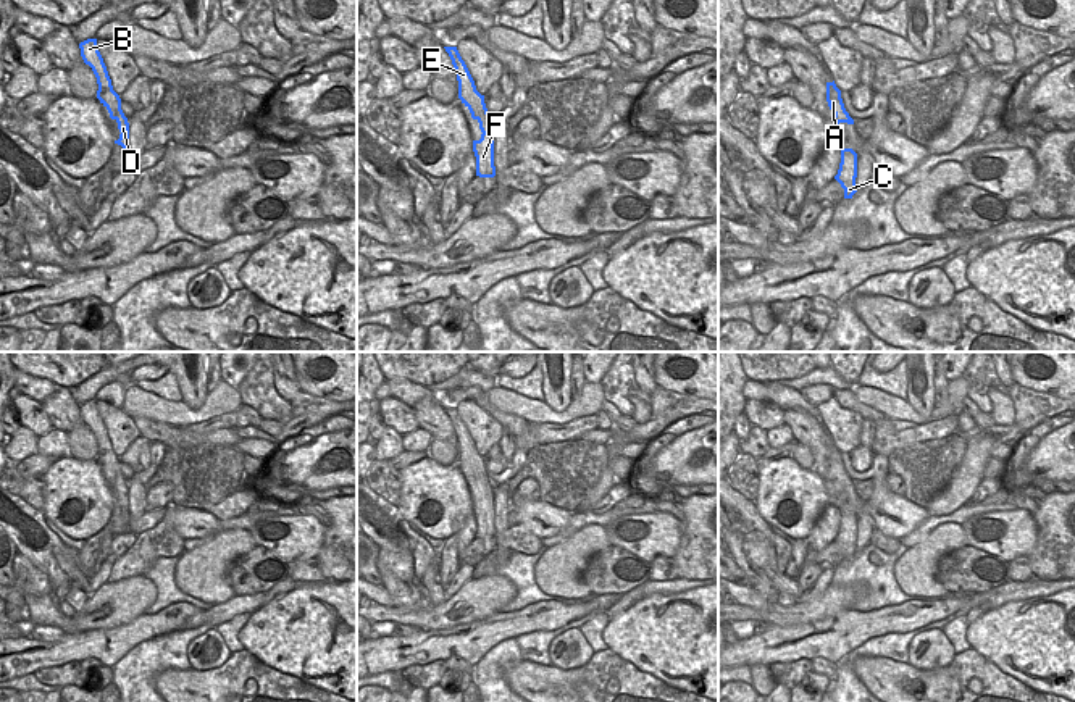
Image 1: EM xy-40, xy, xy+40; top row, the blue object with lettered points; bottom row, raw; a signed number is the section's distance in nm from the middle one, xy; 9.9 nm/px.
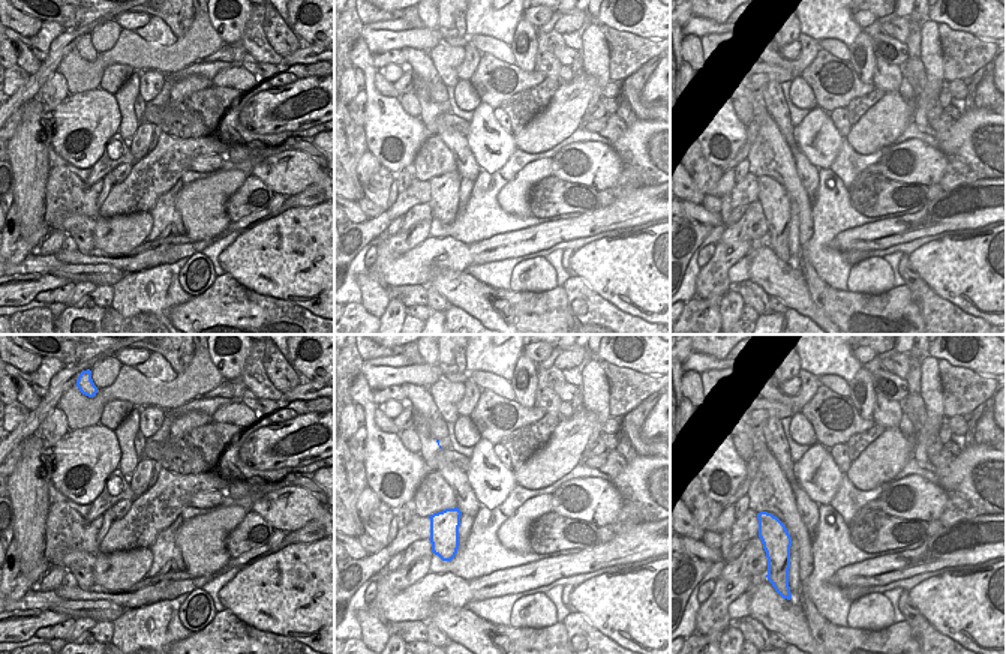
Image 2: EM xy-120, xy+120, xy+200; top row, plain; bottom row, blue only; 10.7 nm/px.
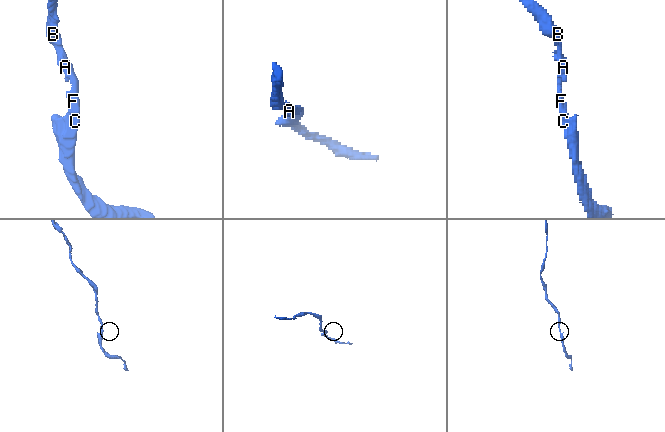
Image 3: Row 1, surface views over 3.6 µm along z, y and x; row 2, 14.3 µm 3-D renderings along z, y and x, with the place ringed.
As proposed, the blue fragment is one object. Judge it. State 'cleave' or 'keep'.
keep

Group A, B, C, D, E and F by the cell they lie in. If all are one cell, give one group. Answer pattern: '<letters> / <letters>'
A B C D E F

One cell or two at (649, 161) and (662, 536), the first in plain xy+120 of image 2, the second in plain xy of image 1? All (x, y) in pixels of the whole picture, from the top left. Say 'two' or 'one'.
two

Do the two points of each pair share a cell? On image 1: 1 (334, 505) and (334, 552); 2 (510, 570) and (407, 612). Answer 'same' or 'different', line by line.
1: same
2: different

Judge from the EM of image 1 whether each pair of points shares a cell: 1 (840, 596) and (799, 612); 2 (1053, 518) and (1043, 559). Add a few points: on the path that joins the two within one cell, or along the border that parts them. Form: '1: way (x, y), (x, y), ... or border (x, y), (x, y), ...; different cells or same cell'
1: way (830, 602), (820, 609), (809, 610); same cell
2: way (1053, 528), (1051, 549); same cell

